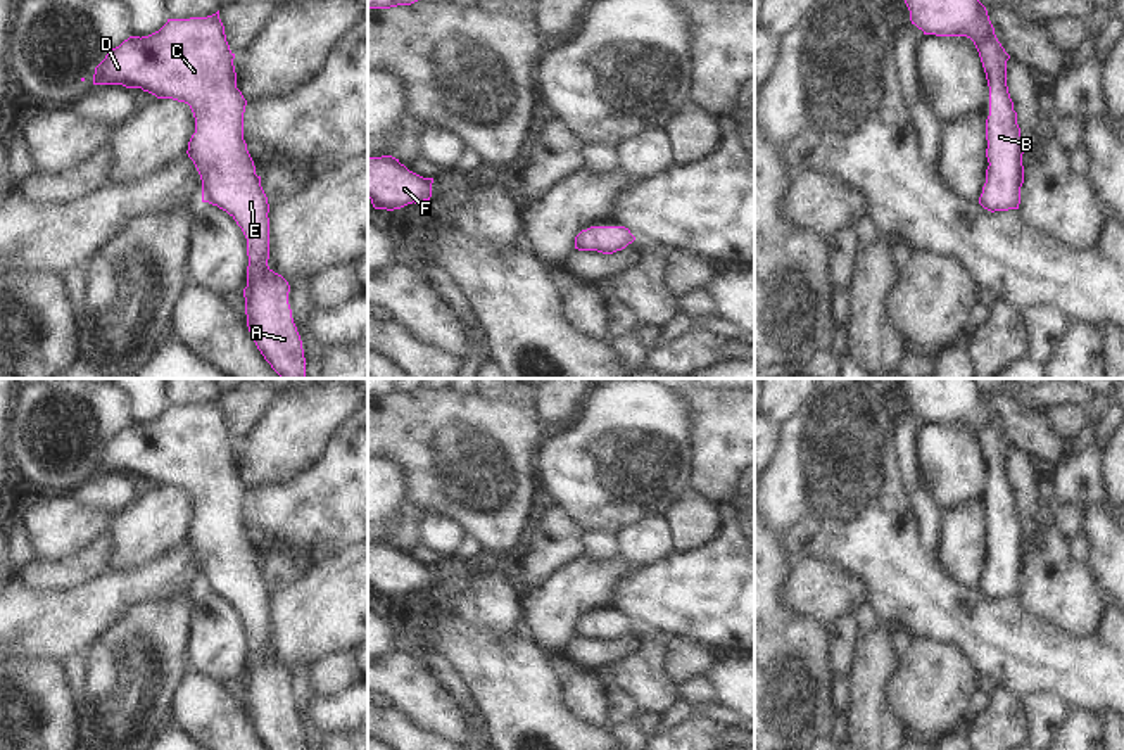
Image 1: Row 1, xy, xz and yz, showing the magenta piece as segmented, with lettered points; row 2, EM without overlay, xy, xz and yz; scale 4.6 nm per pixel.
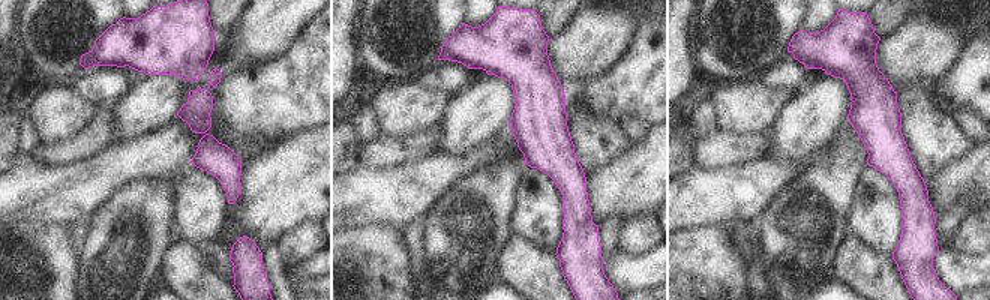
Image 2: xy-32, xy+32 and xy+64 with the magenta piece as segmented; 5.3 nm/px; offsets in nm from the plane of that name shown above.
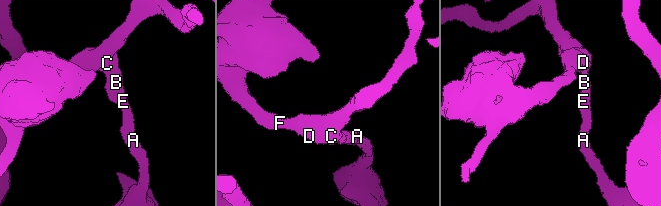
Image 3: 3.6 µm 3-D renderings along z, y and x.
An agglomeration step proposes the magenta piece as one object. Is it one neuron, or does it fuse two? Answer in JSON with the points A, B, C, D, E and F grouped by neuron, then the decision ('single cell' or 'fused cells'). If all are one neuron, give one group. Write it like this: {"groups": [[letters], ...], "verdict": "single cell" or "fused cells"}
{"groups": [["A", "B", "C", "D", "E", "F"]], "verdict": "single cell"}

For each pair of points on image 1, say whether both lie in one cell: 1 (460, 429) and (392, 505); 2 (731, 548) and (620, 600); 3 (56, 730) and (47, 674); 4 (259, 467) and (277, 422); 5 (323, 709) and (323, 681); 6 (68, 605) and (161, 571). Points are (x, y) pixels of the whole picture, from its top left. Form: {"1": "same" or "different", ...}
{"1": "different", "2": "same", "3": "same", "4": "same", "5": "different", "6": "same"}

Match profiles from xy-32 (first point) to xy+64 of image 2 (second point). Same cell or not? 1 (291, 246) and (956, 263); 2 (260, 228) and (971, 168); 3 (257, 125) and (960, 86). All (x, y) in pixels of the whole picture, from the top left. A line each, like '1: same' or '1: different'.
1: different
2: same
3: same

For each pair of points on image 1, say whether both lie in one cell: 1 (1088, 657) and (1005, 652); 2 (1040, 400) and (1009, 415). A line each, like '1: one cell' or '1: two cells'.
1: one cell
2: two cells

